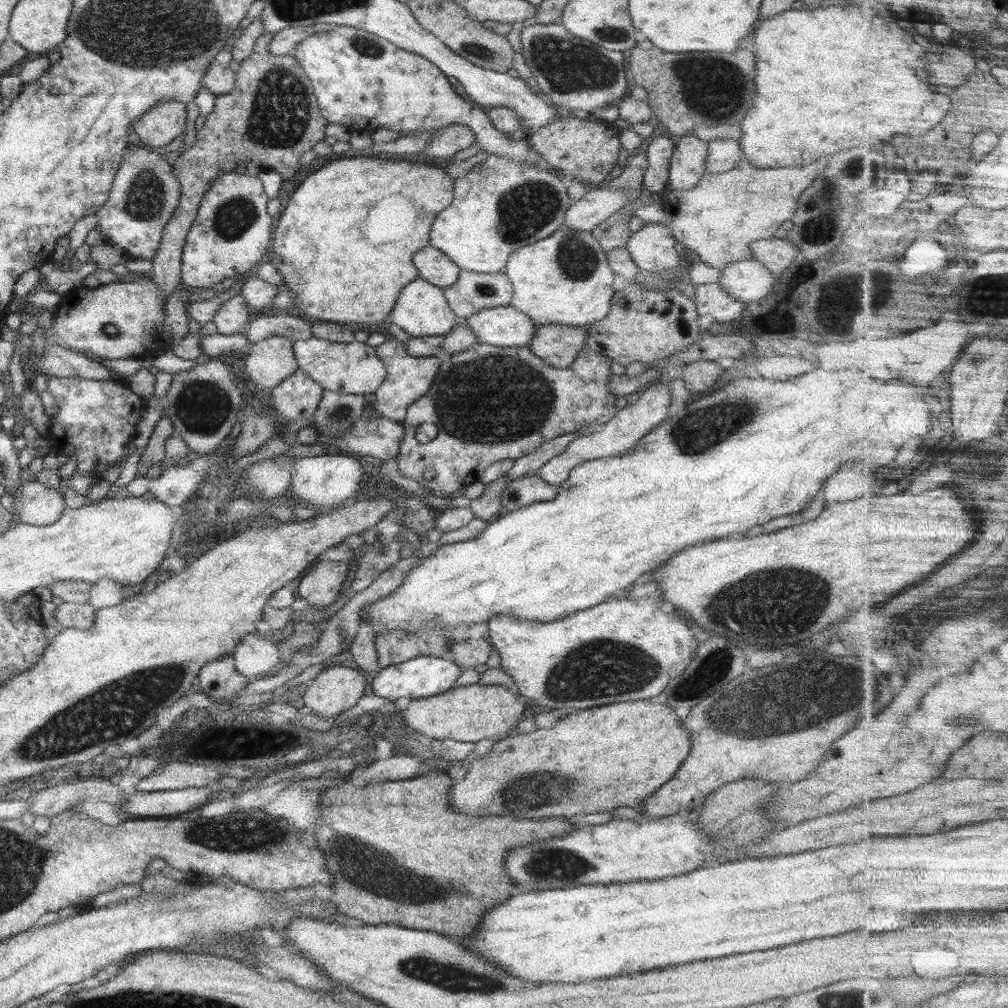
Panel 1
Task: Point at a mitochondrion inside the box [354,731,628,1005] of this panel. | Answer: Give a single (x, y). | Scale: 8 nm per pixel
(418, 967)

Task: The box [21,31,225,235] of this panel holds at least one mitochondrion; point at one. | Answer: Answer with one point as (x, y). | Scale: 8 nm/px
(143, 199)

